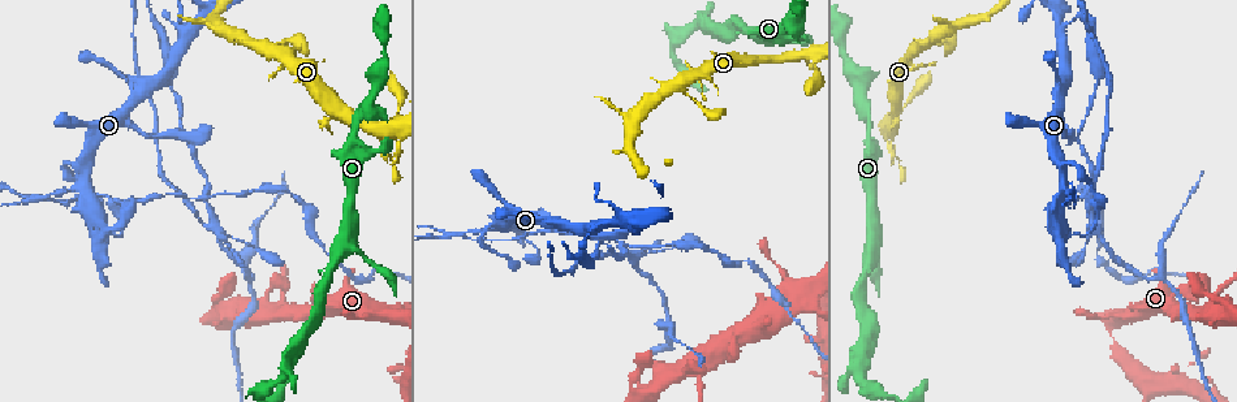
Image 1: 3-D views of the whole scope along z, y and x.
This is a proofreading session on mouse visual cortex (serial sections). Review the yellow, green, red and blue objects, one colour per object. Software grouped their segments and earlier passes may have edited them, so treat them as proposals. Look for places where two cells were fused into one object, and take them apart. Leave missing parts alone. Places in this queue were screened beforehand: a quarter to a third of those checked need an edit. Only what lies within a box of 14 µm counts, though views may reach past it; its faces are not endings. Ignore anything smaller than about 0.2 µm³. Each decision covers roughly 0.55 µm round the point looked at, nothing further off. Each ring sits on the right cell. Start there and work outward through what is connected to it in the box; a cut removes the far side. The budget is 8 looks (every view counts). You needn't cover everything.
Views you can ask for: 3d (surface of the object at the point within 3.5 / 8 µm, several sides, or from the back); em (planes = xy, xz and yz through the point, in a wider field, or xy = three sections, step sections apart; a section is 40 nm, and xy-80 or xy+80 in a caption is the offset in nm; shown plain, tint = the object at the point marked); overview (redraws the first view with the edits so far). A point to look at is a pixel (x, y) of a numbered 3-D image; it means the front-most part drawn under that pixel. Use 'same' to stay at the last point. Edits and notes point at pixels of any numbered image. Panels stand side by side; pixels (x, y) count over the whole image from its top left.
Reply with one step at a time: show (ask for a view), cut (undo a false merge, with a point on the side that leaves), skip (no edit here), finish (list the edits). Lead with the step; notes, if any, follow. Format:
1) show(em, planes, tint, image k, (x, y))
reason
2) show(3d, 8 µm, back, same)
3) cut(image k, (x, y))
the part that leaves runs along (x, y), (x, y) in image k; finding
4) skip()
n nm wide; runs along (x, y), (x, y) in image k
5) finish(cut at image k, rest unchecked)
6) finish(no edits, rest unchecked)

show(3d, 3.5 µm, image 1, (329, 275))
thin neck

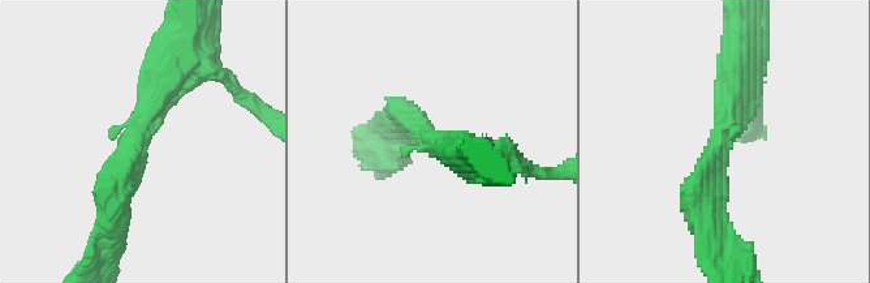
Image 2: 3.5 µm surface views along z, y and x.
skip()
runs along (171, 69), (140, 121), (111, 217) in image 2; continuous, no second cell

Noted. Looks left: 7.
show(em, planes, tint, image 1, (890, 120))
three-way junction

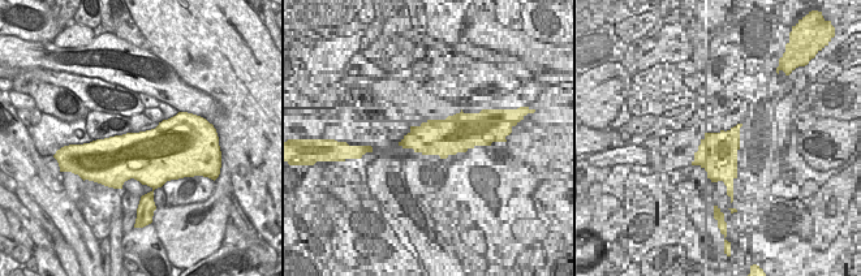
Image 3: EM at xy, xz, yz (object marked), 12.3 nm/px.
show(3d, 3.5 µm, same)
see where the arms go

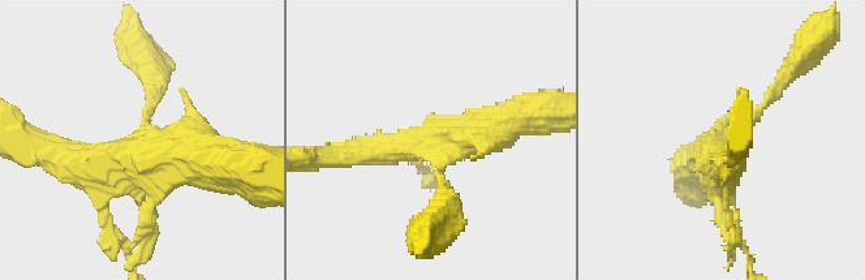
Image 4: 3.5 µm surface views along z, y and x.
skip()
600 nm wide; runs along (46, 149), (137, 156), (154, 97) in image 4; continuous, no second cell

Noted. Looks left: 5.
show(3d, 3.5 µm, back, image 1, (626, 224))
branch point

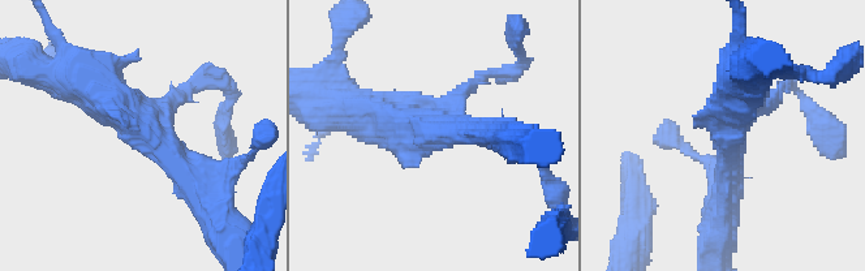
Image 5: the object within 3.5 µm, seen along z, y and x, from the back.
show(em, xy, step 2, tint, image 5, (438, 131))
3 arms; arms of 200, 250, 500 nm; shape alone is not enough

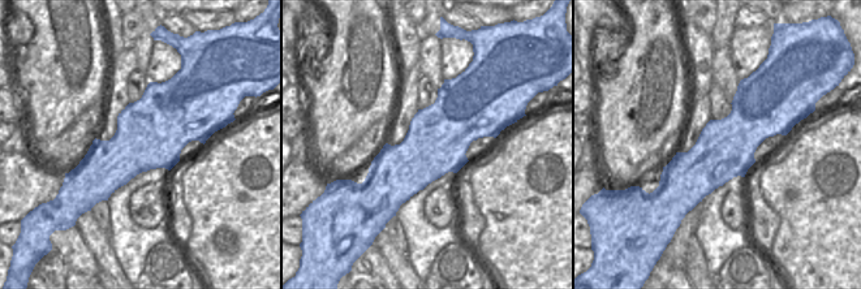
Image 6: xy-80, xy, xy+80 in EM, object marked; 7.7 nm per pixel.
skip()
480 nm wide; runs along (207, 193), (147, 128), (80, 76) in image 5; continuous, no second cell

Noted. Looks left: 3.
finish(no edits, rest unchecked)

